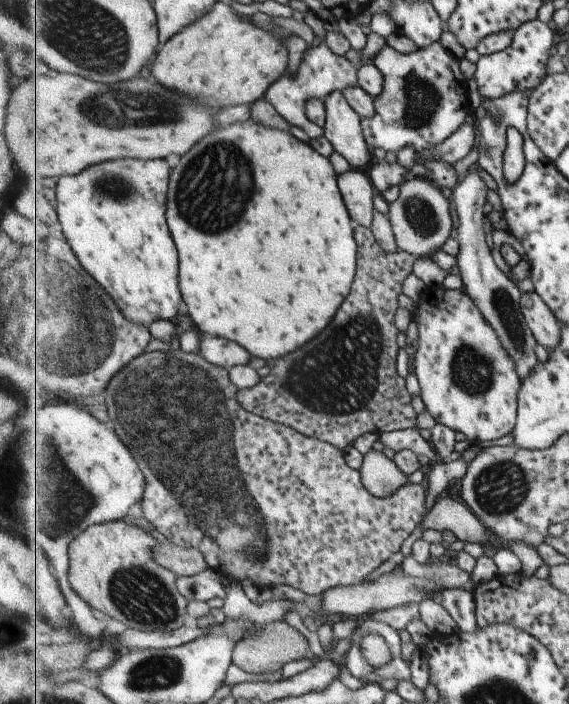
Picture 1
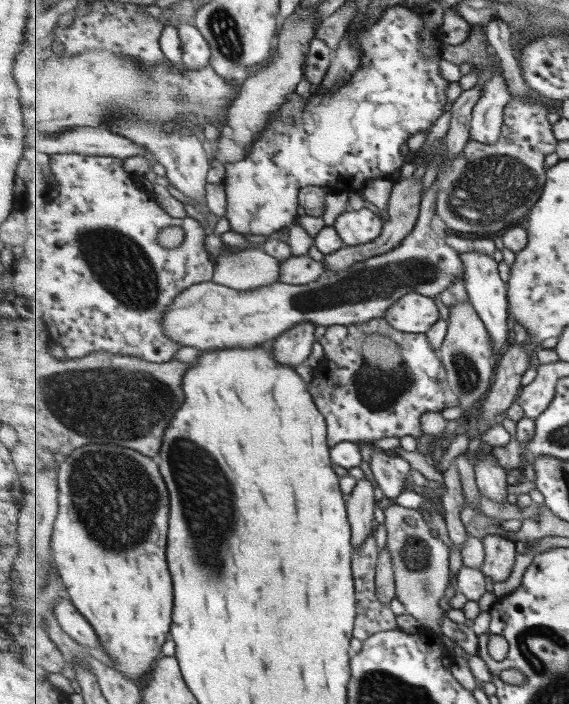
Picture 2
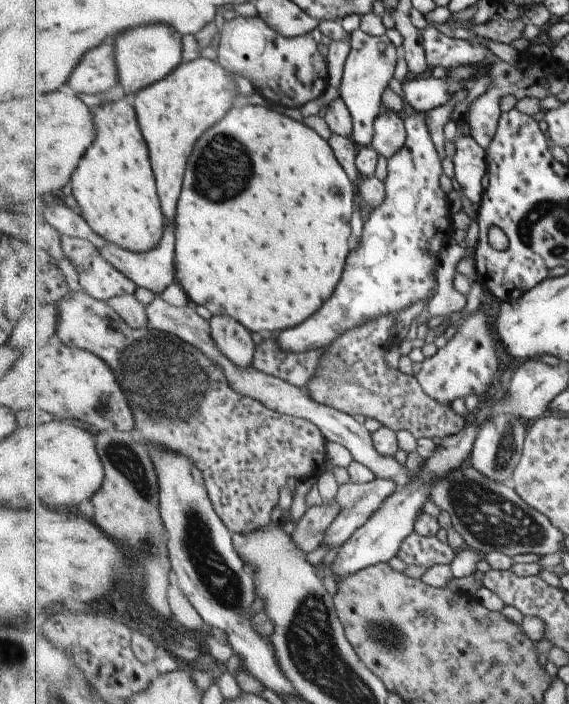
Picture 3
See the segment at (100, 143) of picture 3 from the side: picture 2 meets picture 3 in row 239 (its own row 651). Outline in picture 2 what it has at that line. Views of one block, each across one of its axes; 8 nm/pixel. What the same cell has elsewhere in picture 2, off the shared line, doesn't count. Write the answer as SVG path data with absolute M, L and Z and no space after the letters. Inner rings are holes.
M89 444L89 446L83 446L81 450L75 450L69 458L61 458L58 465L60 514L56 518L52 536L53 563L58 567L59 574L63 578L63 583L69 594L68 599L87 618L87 622L95 628L95 632L97 632L97 636L103 644L102 648L115 662L113 668L123 672L127 678L131 678L133 682L139 684L141 678L145 678L155 668L158 658L161 656L163 644L167 642L169 632L172 632L173 626L175 592L173 592L173 580L171 580L171 572L169 572L167 556L165 556L165 552L167 552L167 532L169 532L169 512L171 512L171 500L169 500L167 484L165 484L165 480L159 472L157 462L139 454L137 450L131 450L131 448L111 448L111 446L105 446L105 444L101 444L101 446L99 444ZM73 500L75 500L75 532L73 532Z

